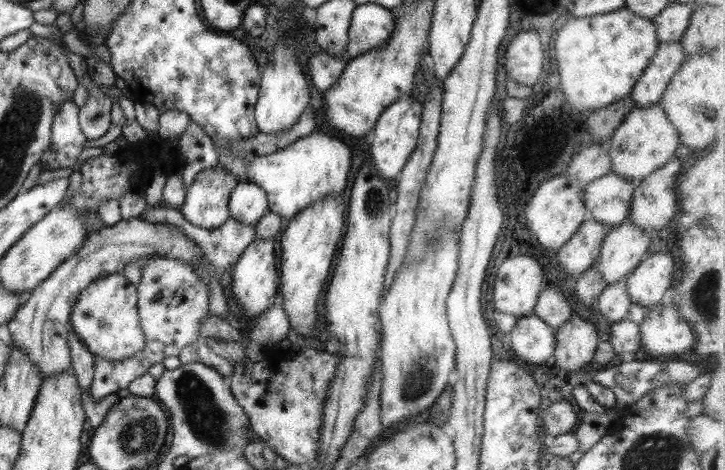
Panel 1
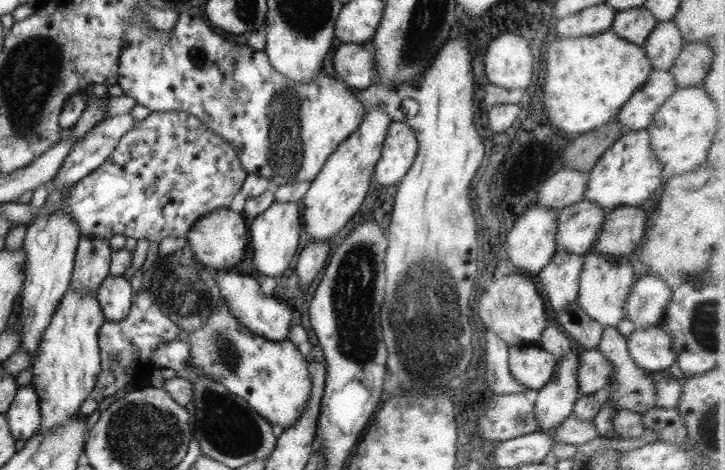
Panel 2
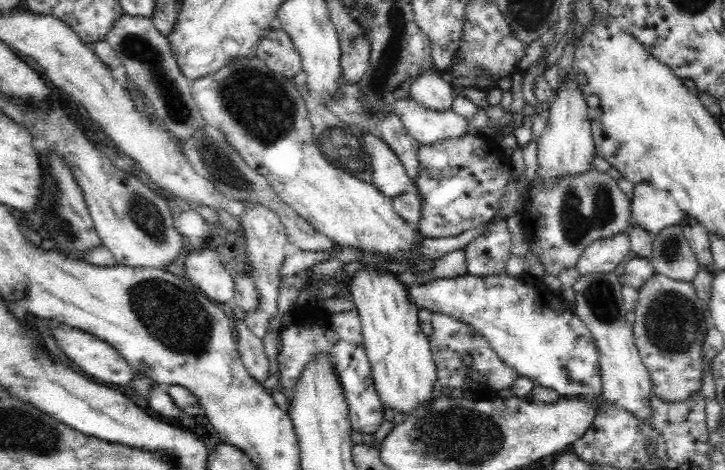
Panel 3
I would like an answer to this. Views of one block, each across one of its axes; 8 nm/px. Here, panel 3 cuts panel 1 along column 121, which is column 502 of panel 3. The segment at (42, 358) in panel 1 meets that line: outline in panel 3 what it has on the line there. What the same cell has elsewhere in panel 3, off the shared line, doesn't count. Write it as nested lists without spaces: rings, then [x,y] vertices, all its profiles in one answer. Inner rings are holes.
[[[505,219],[492,223],[463,249],[467,274],[476,277],[500,275],[511,254],[511,233]]]

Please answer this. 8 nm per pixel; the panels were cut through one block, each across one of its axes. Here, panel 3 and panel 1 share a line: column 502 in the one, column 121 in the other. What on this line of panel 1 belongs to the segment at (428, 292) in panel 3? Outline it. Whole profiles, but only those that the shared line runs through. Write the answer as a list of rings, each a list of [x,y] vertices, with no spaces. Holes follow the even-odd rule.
[[[103,273],[93,279],[87,286],[78,292],[78,299],[69,314],[69,327],[77,340],[94,356],[103,360],[123,360],[129,358],[145,346],[145,335],[137,320],[136,285],[124,279],[122,273]]]

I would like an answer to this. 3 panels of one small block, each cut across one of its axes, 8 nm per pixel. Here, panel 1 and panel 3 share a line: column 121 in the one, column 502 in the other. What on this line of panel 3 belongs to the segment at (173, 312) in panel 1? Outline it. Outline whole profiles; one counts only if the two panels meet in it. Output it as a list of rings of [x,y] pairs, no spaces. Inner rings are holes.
[[[442,312],[433,314],[434,332],[429,343],[438,372],[432,394],[444,386],[463,389],[464,392],[473,392],[474,388],[485,387],[489,394],[502,388],[508,388],[519,377],[519,374],[498,356],[482,333],[472,328],[472,325],[456,320]],[[464,356],[470,356],[470,364],[464,363]]]

